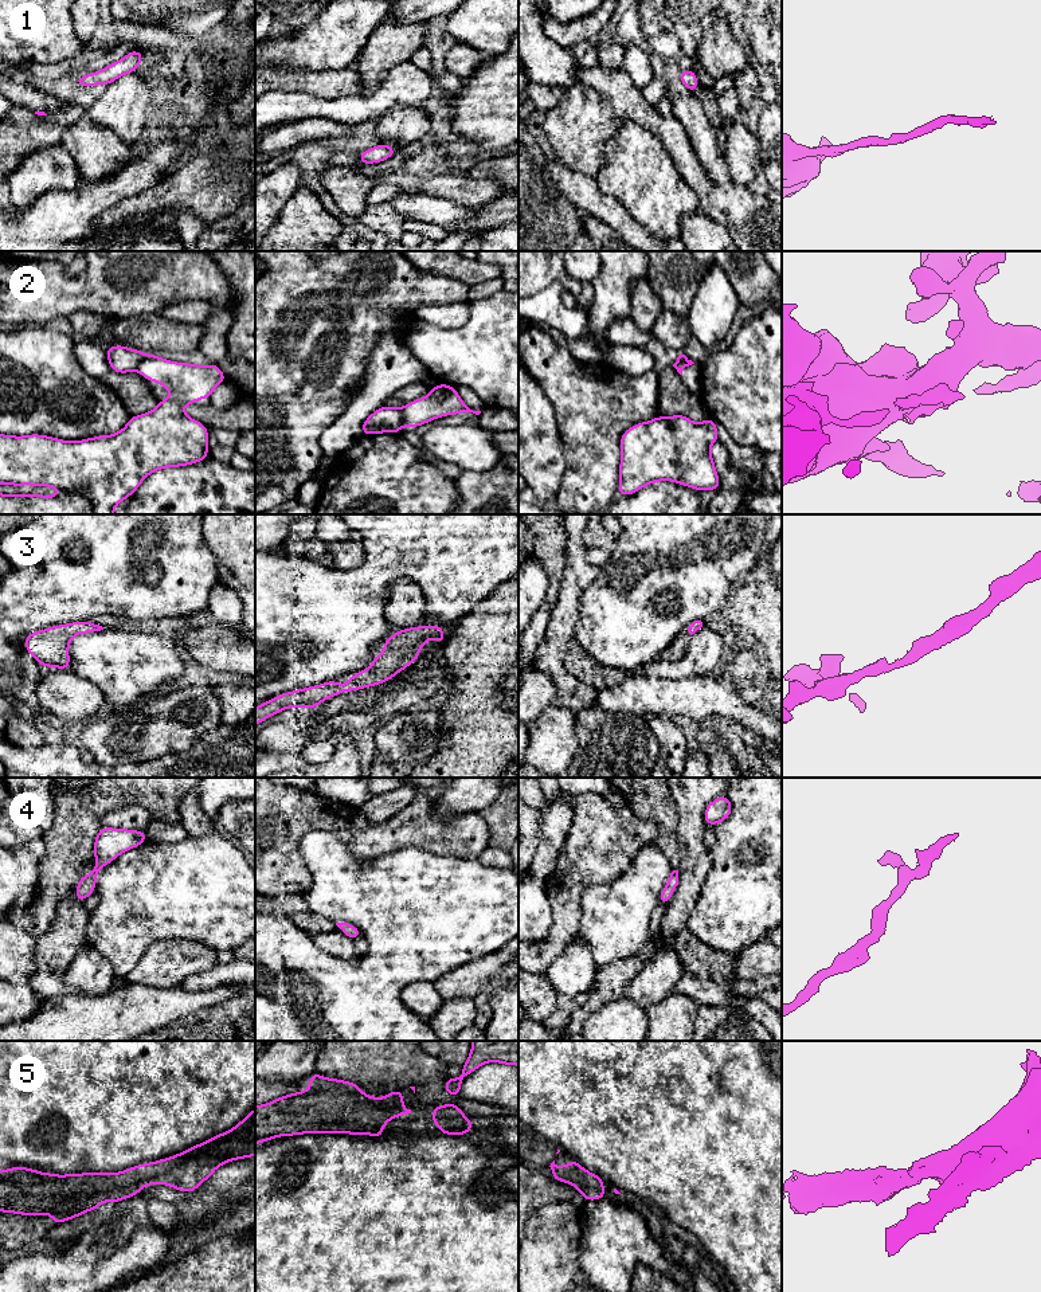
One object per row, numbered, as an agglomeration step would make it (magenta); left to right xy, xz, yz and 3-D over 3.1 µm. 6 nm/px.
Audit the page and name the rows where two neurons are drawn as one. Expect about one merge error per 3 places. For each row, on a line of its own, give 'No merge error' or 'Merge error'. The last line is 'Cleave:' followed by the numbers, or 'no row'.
1: No merge error
2: Merge error
3: No merge error
4: No merge error
5: No merge error
Cleave: 2

